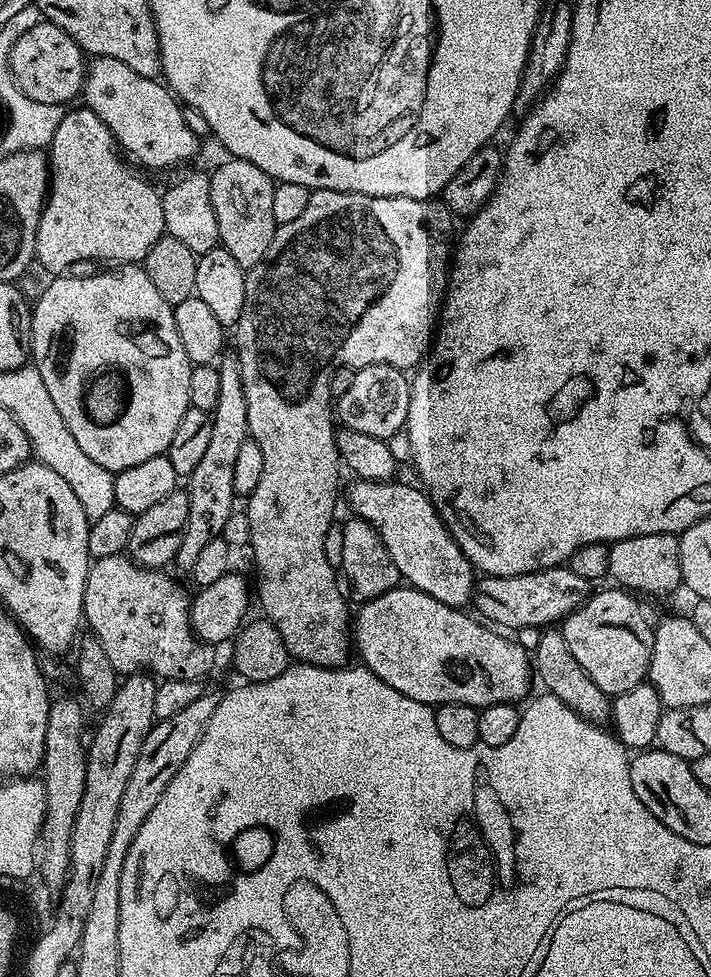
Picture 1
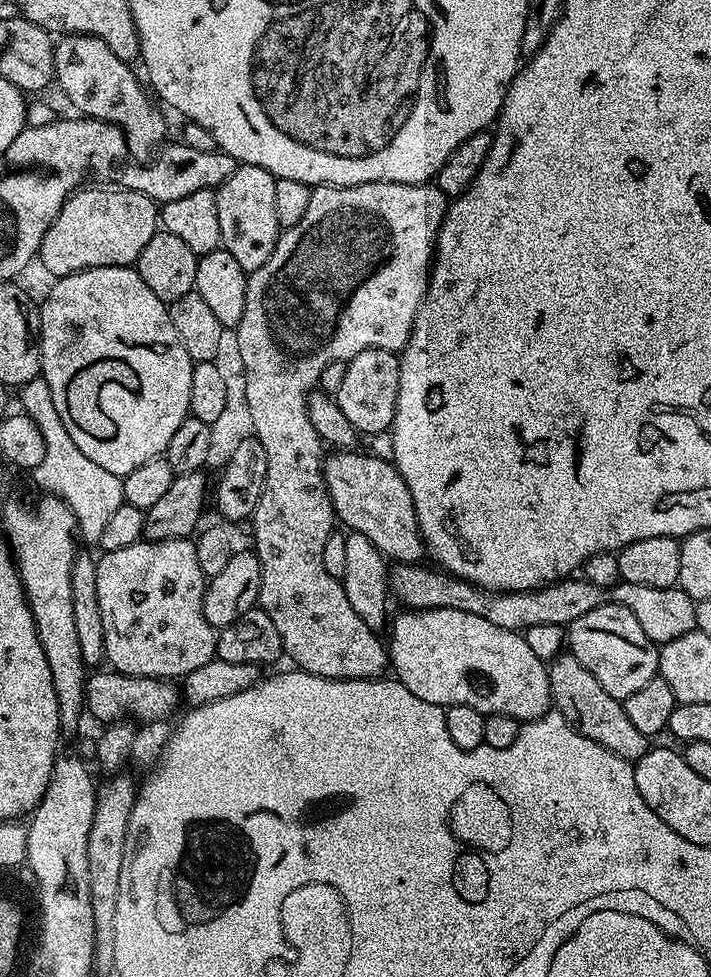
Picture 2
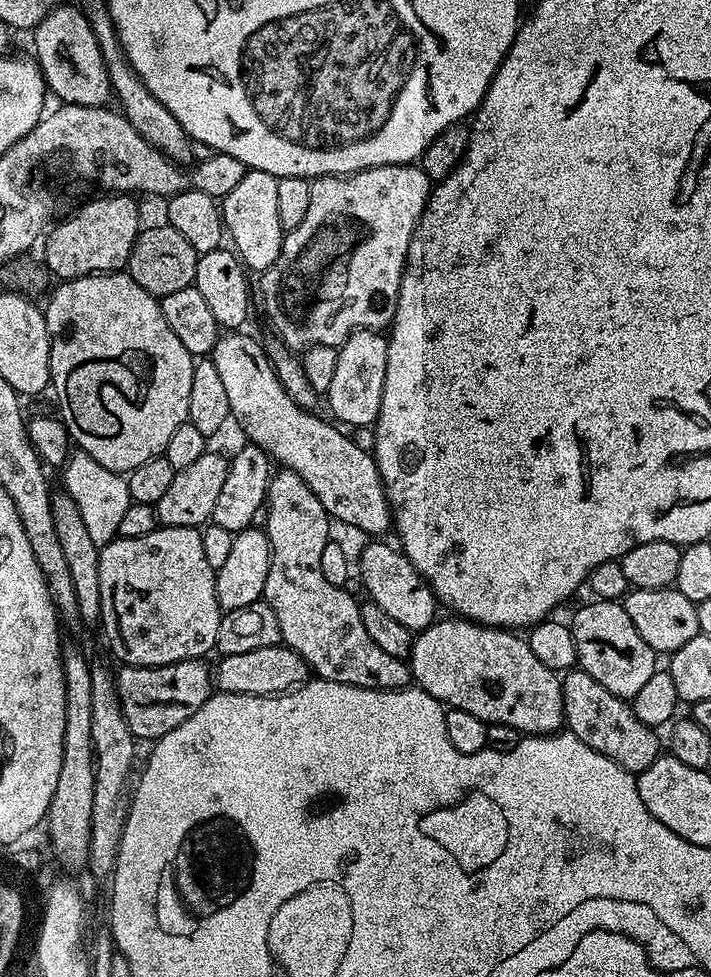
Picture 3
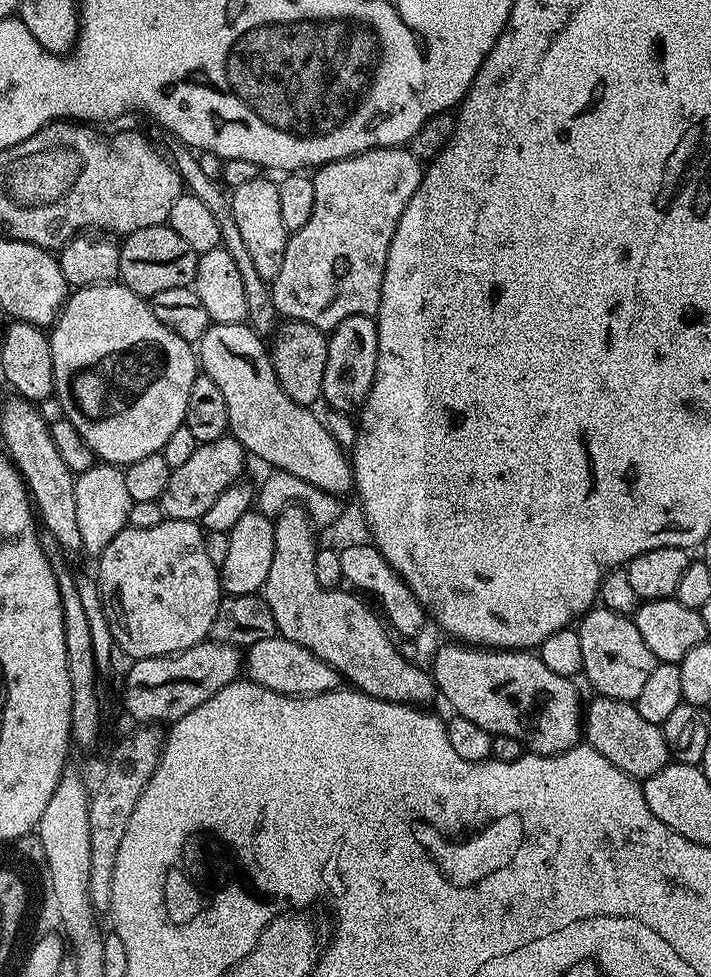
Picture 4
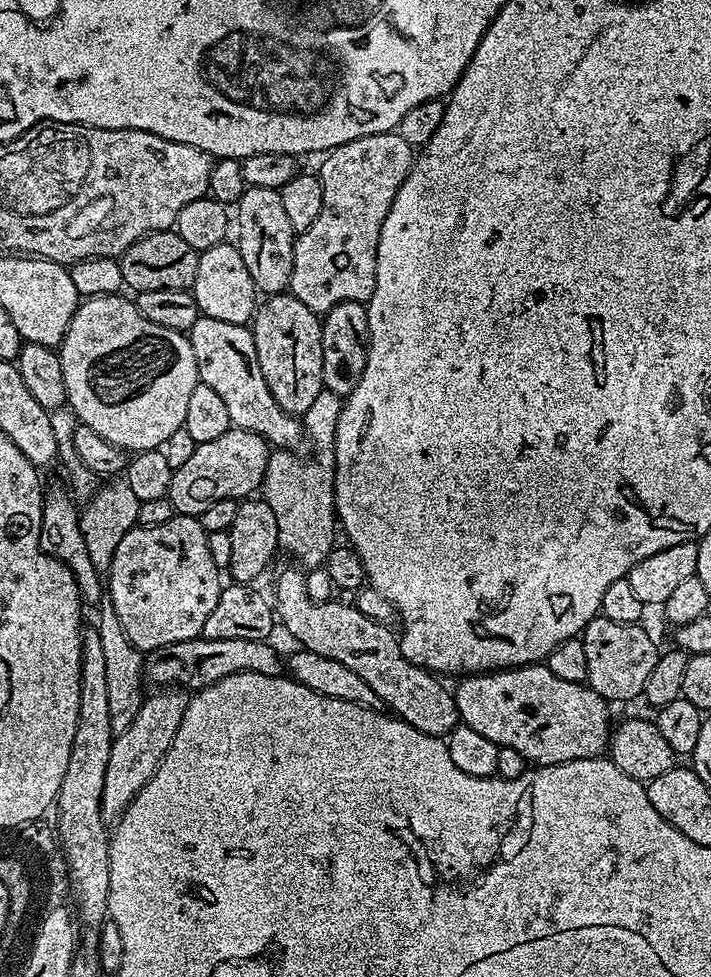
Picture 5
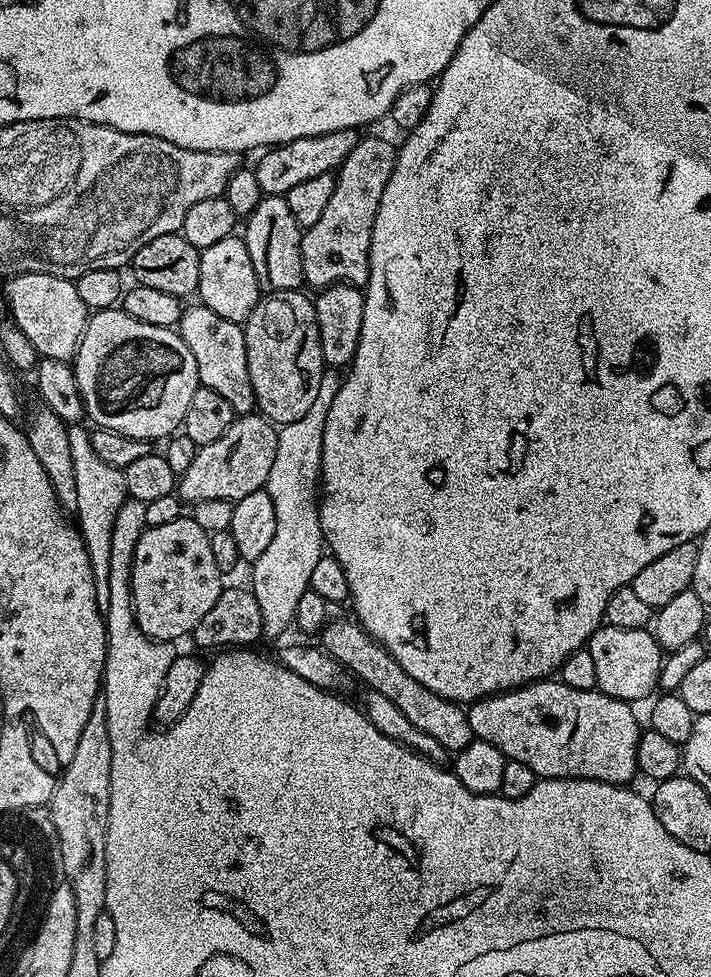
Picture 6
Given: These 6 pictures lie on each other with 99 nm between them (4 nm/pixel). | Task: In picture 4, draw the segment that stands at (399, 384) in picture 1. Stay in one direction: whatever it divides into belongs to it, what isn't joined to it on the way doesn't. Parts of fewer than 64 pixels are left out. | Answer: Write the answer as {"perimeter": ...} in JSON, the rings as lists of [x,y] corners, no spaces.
{"perimeter":[[[351,316],[342,322],[338,322],[338,326],[332,329],[328,336],[328,349],[326,350],[326,370],[322,373],[322,390],[320,391],[323,403],[328,403],[327,406],[333,412],[343,412],[345,414],[352,414],[357,411],[358,406],[363,405],[364,401],[368,399],[370,390],[374,386],[374,374],[378,366],[378,330],[376,329],[376,321],[371,316]]]}

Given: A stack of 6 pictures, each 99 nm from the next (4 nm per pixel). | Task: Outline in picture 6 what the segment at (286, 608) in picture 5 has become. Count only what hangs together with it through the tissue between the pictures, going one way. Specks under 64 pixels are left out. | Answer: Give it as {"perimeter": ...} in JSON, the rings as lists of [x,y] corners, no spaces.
{"perimeter":[[[355,619],[335,620],[325,624],[323,632],[318,636],[319,643],[355,679],[357,676],[365,680],[371,691],[386,694],[386,698],[390,698],[390,702],[394,702],[394,706],[398,706],[398,710],[402,710],[402,714],[406,714],[406,718],[410,718],[410,722],[414,722],[422,734],[430,734],[430,738],[440,742],[448,754],[460,752],[472,741],[474,737],[468,713],[461,705],[434,694],[434,690],[426,690],[422,682],[414,682],[414,678],[410,678],[410,674],[406,674],[406,670],[402,670],[402,666],[398,666],[389,652],[377,640],[373,640]]]}

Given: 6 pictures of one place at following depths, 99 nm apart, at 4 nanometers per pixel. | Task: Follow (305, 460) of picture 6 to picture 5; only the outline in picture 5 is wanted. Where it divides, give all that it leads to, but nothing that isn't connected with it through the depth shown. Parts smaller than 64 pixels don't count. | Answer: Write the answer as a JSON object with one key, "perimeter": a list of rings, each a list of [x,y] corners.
{"perimeter":[[[321,388],[318,398],[314,398],[302,417],[302,427],[307,443],[312,443],[312,456],[316,460],[304,460],[292,450],[269,451],[266,462],[266,474],[262,485],[262,498],[274,510],[274,518],[278,518],[278,542],[283,551],[293,556],[301,569],[319,568],[337,547],[338,517],[335,503],[304,504],[304,468],[320,480],[331,477],[336,470],[334,458],[334,434],[338,430],[338,414],[342,407],[342,397],[328,388]]]}

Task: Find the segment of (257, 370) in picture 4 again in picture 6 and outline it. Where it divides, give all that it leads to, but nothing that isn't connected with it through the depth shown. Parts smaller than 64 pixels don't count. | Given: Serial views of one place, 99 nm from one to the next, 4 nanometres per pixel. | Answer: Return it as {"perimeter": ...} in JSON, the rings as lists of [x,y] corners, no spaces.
{"perimeter":[[[199,302],[190,303],[180,315],[178,331],[182,342],[190,346],[194,362],[198,366],[198,378],[201,385],[215,390],[230,402],[237,414],[248,414],[256,408],[254,386],[250,386],[250,366],[246,366],[246,338],[241,325],[226,318],[218,318],[214,310]]]}

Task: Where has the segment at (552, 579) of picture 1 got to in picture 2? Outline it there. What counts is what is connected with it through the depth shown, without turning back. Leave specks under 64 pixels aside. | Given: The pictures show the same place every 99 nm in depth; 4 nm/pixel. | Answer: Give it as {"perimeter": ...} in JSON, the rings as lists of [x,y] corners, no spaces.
{"perimeter":[[[397,563],[395,567],[391,569],[388,573],[388,587],[390,589],[391,595],[393,597],[396,596],[398,599],[401,600],[401,605],[404,606],[411,606],[413,609],[419,610],[421,608],[430,608],[430,609],[436,609],[436,608],[452,608],[456,610],[466,610],[468,613],[472,614],[478,614],[479,617],[486,618],[488,622],[492,622],[496,626],[502,626],[504,629],[510,629],[512,631],[521,631],[525,628],[529,628],[531,625],[541,625],[544,622],[550,622],[551,625],[558,625],[560,627],[565,627],[567,625],[572,624],[574,621],[576,621],[578,618],[582,616],[582,614],[589,613],[590,610],[596,609],[598,605],[605,603],[606,600],[606,590],[602,587],[594,586],[593,583],[590,583],[589,580],[579,578],[576,576],[572,576],[569,578],[566,578],[562,581],[557,581],[554,584],[548,585],[546,588],[536,589],[534,591],[520,591],[520,592],[490,592],[486,591],[484,588],[479,588],[474,584],[469,583],[468,580],[460,580],[456,578],[455,576],[450,576],[448,573],[445,573],[443,571],[440,571],[435,568],[420,568],[424,566],[417,566],[416,564],[402,564]]]}

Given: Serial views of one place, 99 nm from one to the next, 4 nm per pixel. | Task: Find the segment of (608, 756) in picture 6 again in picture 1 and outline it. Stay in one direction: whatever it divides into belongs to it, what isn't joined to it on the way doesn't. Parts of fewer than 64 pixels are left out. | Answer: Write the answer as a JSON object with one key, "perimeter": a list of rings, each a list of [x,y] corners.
{"perimeter":[[[411,586],[394,587],[380,597],[363,601],[359,607],[360,613],[354,616],[355,651],[364,659],[363,667],[394,686],[398,694],[433,706],[462,702],[477,710],[488,704],[516,704],[529,695],[532,680],[534,684],[529,649],[515,639],[499,636],[495,627],[481,622],[475,615],[467,616],[467,611],[446,606],[446,602],[438,602],[438,598],[430,598],[430,594]]]}

